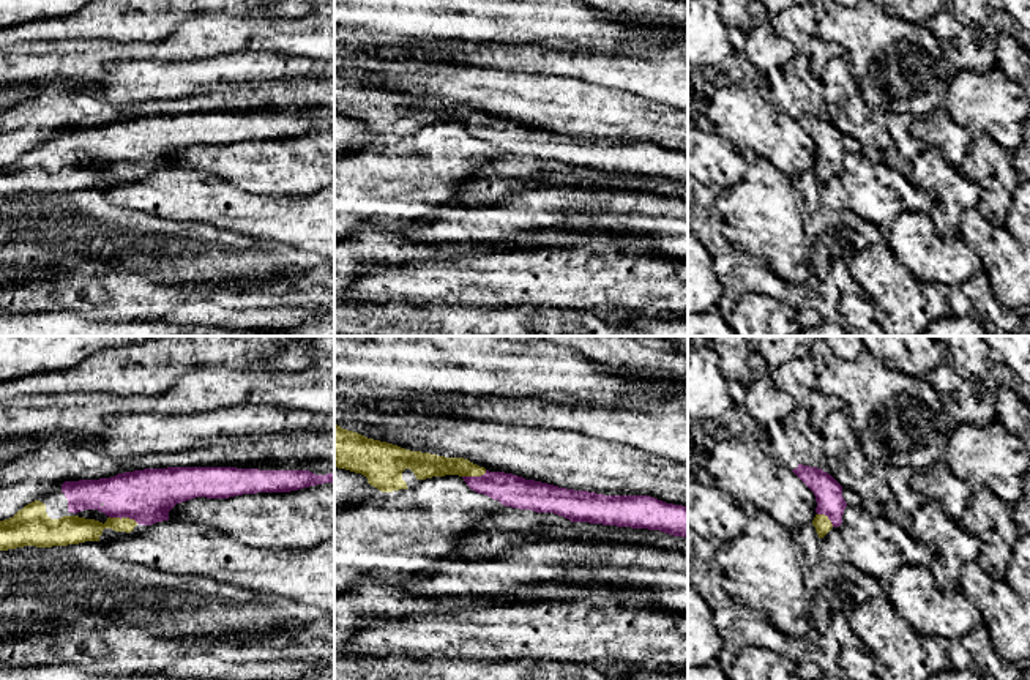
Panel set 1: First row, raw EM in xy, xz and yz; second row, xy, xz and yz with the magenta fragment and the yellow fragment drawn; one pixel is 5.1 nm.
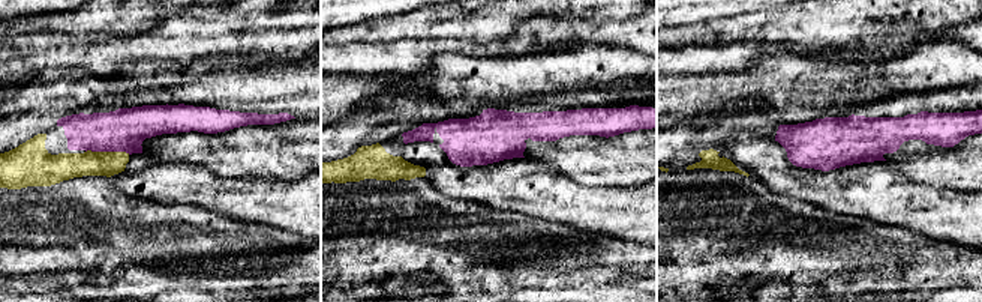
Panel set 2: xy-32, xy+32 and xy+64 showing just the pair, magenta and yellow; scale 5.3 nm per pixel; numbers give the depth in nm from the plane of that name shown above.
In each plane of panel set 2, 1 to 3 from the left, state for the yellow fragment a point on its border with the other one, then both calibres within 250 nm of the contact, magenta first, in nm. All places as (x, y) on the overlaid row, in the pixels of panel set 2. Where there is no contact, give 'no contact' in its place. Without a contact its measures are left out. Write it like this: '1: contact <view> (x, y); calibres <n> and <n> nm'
1: contact xy-32 (108, 150); calibres 240 and 140 nm
2: no contact
3: no contact

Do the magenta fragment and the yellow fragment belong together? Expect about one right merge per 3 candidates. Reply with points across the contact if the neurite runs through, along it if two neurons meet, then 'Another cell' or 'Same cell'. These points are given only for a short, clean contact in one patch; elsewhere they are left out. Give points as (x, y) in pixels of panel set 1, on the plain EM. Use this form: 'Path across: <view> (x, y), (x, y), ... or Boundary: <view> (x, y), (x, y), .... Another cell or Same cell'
Path across: xy (147, 142), (123, 163), (93, 175), (76, 175). Same cell

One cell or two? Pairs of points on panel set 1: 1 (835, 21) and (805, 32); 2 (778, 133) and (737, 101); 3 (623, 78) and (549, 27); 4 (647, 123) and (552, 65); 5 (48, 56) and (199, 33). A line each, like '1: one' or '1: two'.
1: two
2: one
3: two
4: two
5: one

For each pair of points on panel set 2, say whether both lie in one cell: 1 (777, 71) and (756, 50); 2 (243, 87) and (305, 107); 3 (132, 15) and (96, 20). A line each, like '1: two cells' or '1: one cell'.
1: two cells
2: one cell
3: one cell

